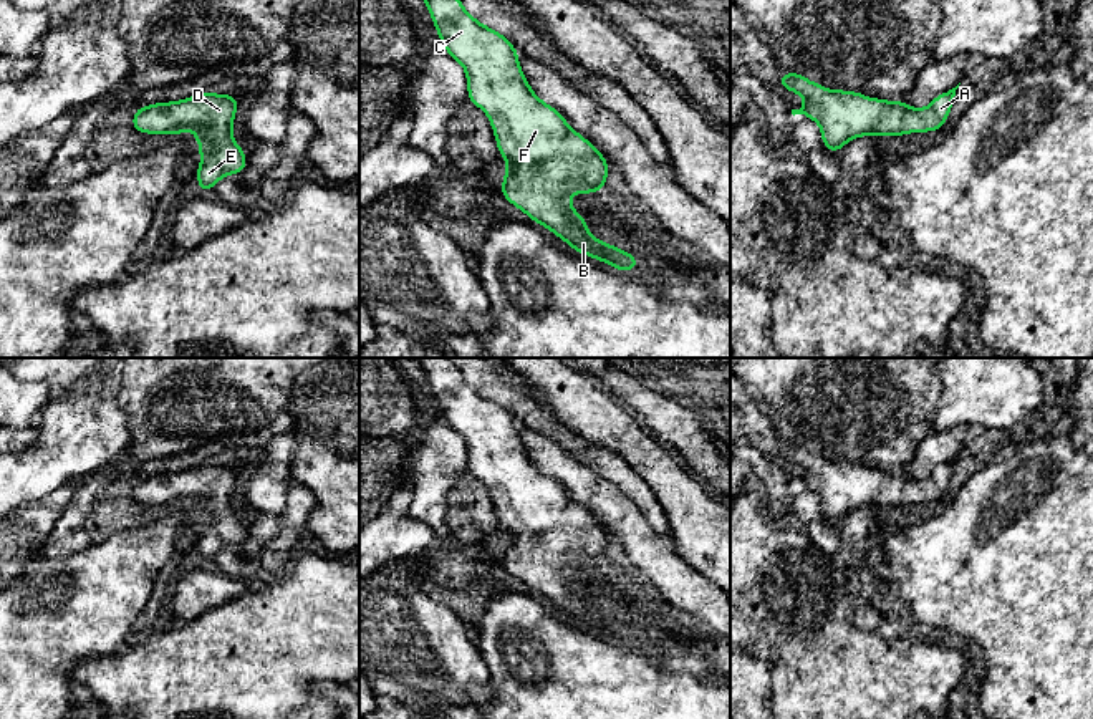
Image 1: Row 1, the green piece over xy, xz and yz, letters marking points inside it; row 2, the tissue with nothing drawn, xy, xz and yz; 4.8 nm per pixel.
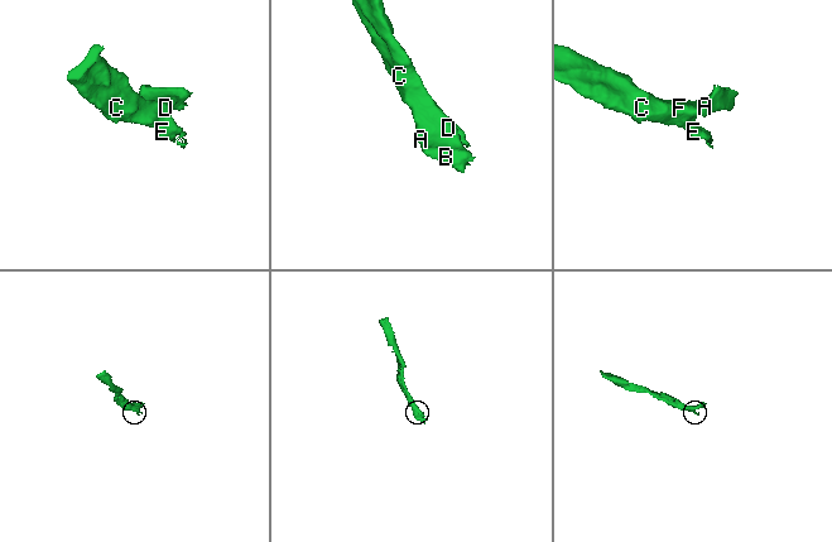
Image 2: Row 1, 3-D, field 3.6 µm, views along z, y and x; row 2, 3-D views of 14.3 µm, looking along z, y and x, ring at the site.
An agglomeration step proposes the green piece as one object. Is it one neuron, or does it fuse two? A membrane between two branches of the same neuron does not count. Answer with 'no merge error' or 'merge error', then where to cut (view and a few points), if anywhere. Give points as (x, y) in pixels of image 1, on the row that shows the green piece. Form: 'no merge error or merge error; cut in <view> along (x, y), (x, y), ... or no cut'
no merge error; no cut

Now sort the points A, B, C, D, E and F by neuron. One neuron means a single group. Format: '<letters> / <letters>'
A B C D E F

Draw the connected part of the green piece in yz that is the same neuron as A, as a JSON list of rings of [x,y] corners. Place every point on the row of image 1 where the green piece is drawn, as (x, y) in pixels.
[[[798,73],[780,76],[782,89],[805,99],[792,114],[805,114],[821,129],[821,141],[831,152],[859,136],[904,136],[909,133],[939,131],[951,113],[959,84],[932,99],[922,109],[904,101],[868,98],[856,91],[835,91],[807,80]]]

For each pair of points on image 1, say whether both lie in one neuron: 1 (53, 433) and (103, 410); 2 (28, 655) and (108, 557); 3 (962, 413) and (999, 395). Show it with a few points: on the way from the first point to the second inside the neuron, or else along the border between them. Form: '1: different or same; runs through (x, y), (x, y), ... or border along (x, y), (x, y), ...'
1: same; runs through (65, 433), (72, 433), (91, 413)
2: same; runs through (50, 630), (98, 582)
3: same; runs through (971, 405), (981, 395), (991, 395)

